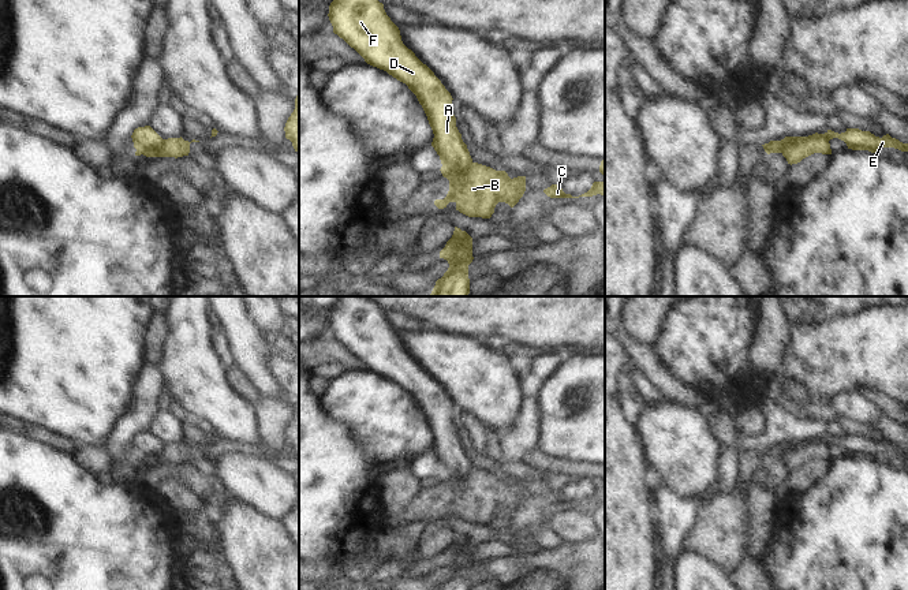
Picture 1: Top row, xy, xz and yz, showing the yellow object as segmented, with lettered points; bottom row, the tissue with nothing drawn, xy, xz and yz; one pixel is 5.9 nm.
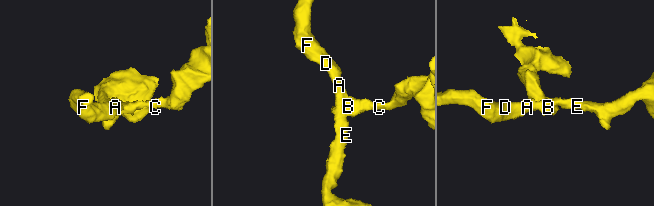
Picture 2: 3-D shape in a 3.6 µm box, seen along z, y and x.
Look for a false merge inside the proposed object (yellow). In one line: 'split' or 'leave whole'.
split

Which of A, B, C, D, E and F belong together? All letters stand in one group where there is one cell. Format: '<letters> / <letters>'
A D E F / B C

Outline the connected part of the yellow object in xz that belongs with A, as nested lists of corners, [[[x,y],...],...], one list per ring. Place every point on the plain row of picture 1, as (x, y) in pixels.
[[[339,296],[328,322],[333,339],[367,370],[386,377],[416,402],[434,440],[431,452],[440,462],[440,477],[449,489],[456,489],[472,464],[456,433],[453,404],[434,378],[403,350],[384,310],[366,296]]]

